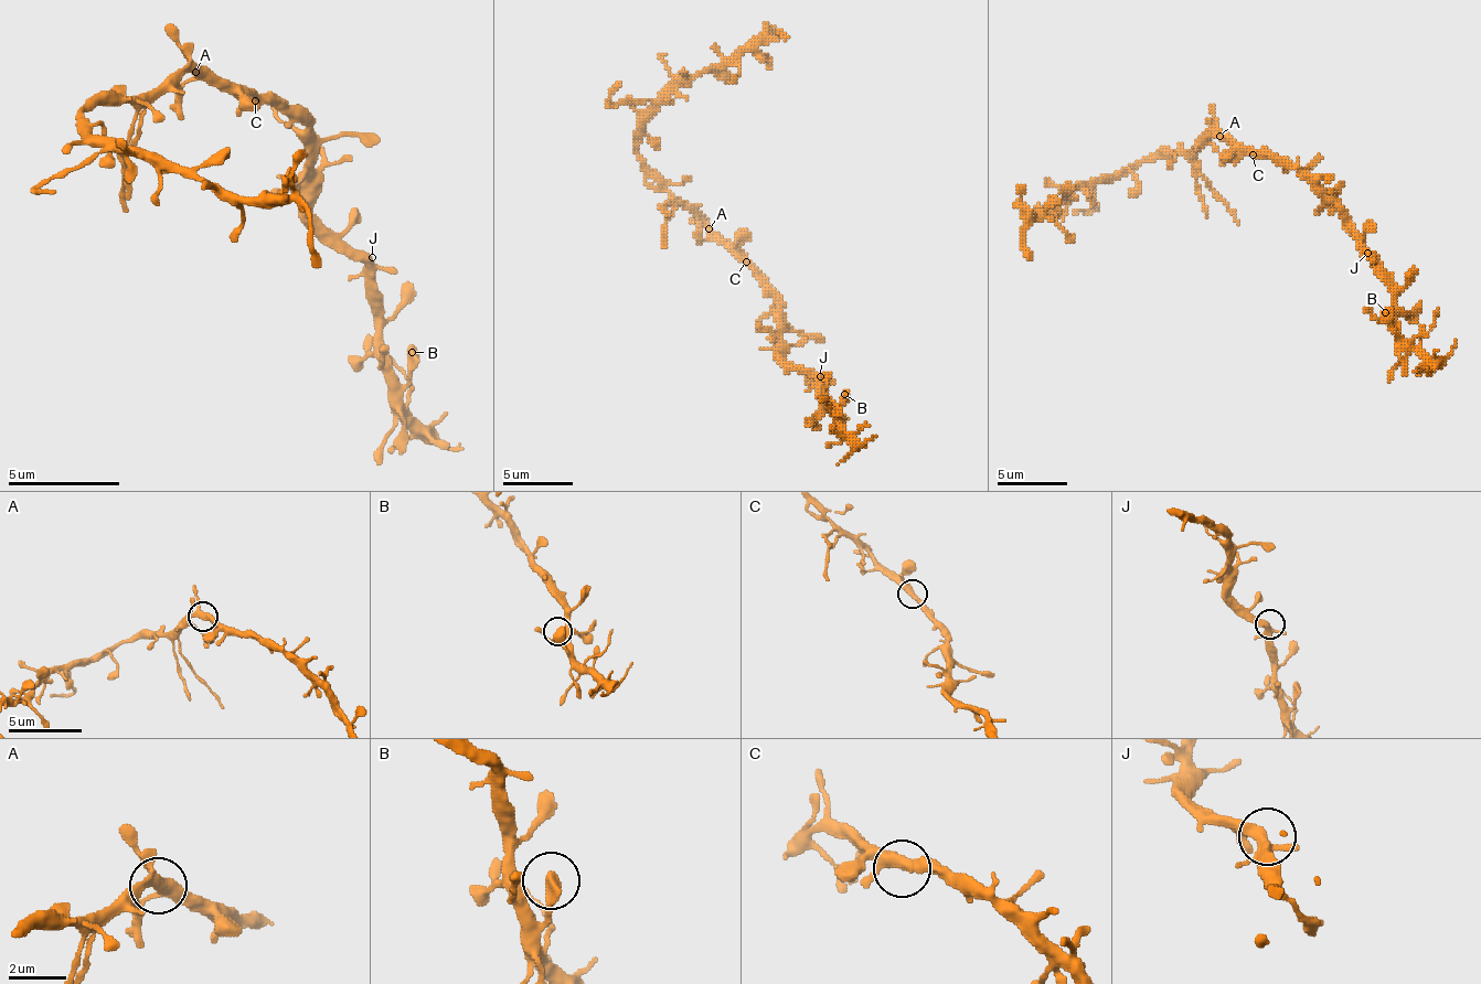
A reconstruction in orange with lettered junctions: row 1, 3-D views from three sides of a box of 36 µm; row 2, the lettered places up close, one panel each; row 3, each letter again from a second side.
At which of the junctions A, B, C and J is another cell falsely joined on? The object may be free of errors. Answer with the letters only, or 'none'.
none

